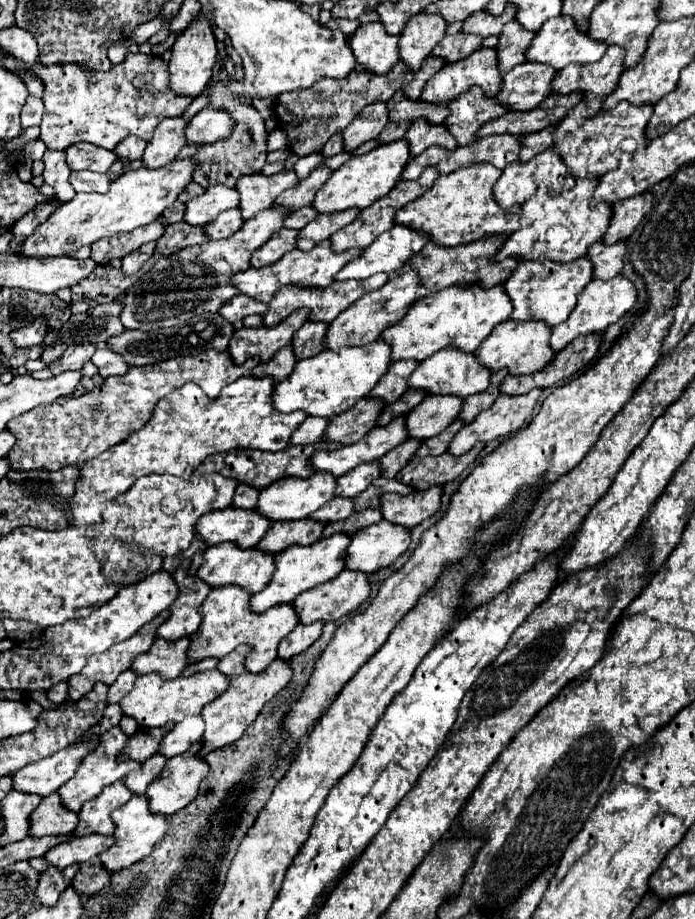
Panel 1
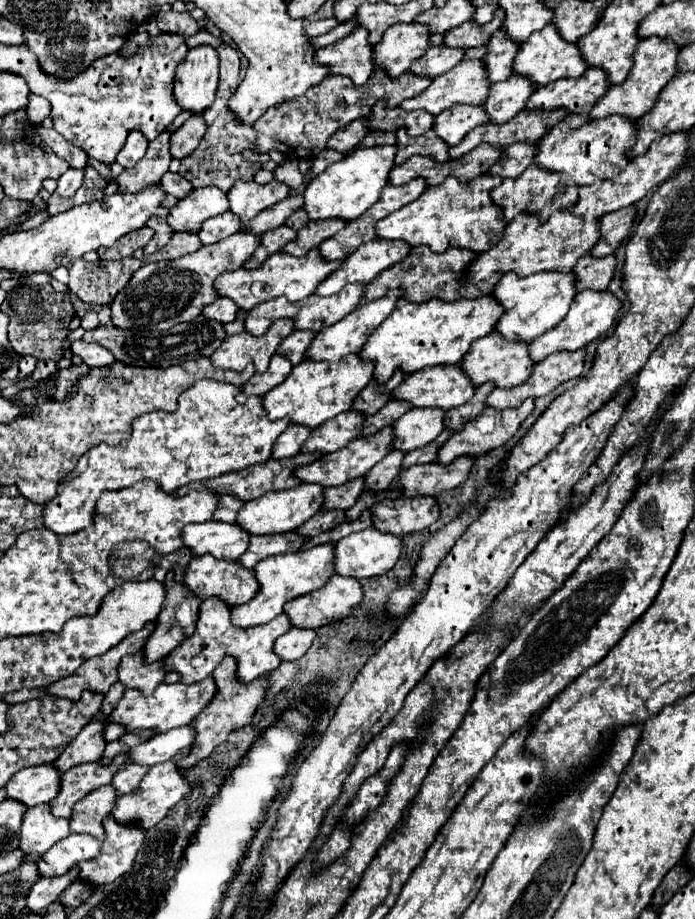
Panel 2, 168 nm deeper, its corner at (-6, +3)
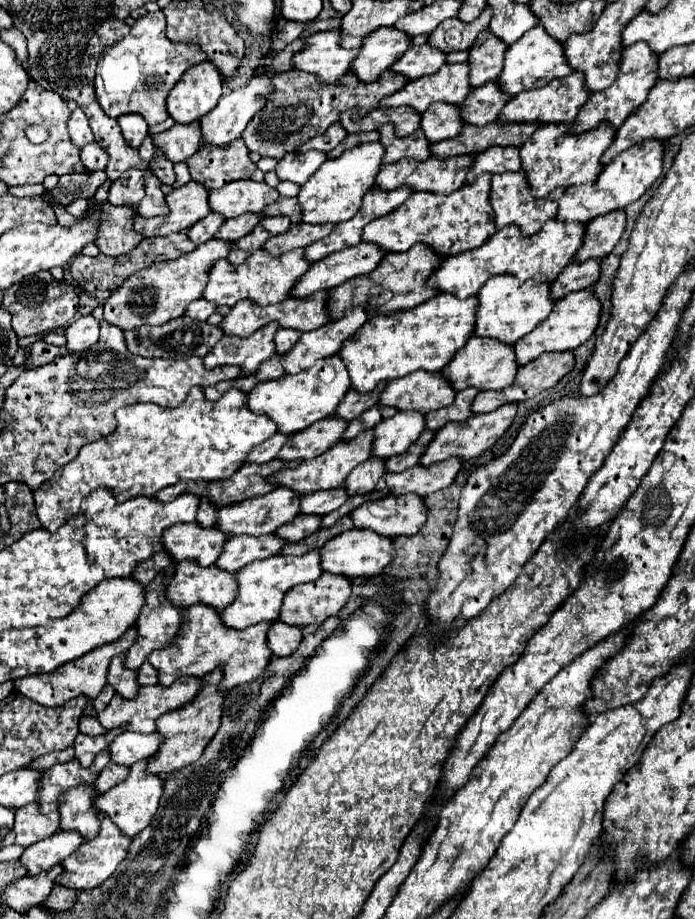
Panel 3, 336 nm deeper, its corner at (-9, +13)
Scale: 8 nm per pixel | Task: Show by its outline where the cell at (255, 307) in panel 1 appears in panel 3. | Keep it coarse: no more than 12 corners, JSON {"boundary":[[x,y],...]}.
{"boundary":[[200,298],[188,306],[186,316],[206,320],[216,302]]}

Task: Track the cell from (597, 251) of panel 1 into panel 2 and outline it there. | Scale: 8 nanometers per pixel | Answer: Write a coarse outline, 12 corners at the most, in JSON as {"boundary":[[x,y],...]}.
{"boundary":[[585,254],[573,268],[577,292],[607,290],[615,256]]}

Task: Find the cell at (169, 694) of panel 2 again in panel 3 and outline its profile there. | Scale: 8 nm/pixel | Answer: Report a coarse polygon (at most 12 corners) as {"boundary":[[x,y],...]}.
{"boundary":[[184,676],[142,686],[132,700],[114,694],[98,714],[108,730],[154,732],[162,714],[188,704],[204,686]]}

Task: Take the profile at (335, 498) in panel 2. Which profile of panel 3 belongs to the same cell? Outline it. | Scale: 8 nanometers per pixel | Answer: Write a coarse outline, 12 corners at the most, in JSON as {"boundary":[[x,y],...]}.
{"boundary":[[340,488],[304,496],[302,514],[328,514],[348,500]]}

